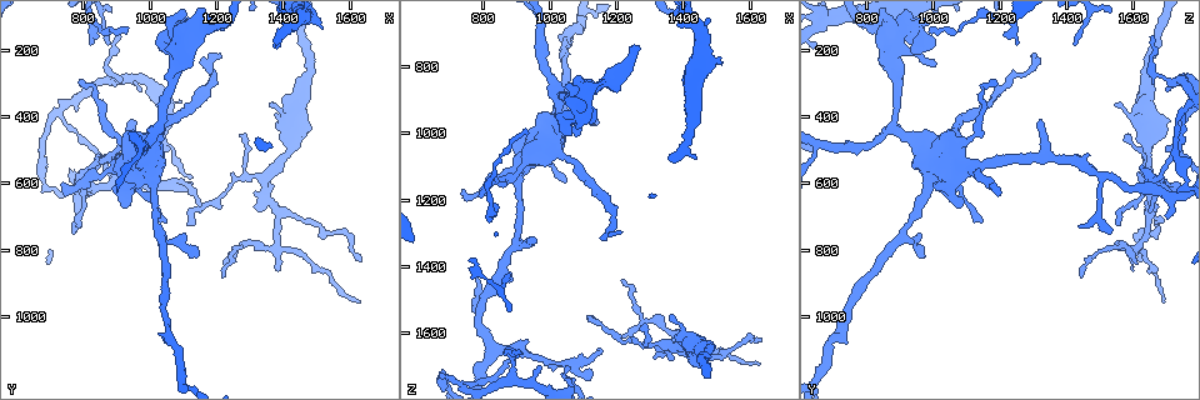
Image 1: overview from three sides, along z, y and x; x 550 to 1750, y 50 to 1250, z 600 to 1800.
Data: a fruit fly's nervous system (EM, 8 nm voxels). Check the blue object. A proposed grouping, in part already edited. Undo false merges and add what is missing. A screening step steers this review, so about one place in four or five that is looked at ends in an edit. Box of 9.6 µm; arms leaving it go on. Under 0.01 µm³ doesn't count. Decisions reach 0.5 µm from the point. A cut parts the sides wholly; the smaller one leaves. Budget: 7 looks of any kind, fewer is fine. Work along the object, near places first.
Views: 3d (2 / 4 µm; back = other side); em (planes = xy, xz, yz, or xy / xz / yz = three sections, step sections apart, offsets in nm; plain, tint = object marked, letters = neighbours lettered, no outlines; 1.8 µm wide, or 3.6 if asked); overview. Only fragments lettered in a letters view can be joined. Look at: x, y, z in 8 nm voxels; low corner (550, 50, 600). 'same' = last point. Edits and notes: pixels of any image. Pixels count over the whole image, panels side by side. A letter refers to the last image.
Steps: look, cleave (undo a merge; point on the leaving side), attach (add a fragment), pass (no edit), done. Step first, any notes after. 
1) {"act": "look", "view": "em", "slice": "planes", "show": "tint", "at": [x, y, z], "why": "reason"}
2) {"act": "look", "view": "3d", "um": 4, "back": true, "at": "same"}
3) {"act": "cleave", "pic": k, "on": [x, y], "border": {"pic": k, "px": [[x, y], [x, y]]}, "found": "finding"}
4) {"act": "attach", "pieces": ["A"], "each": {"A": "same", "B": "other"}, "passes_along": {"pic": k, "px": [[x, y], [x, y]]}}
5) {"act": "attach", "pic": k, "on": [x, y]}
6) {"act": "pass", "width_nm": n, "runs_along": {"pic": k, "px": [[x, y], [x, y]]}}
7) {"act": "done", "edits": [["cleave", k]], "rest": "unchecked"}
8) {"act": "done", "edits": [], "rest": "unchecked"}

{"act": "look", "view": "em", "slice": "planes", "show": "plain", "at": [820, 190, 1250], "why": "free end"}

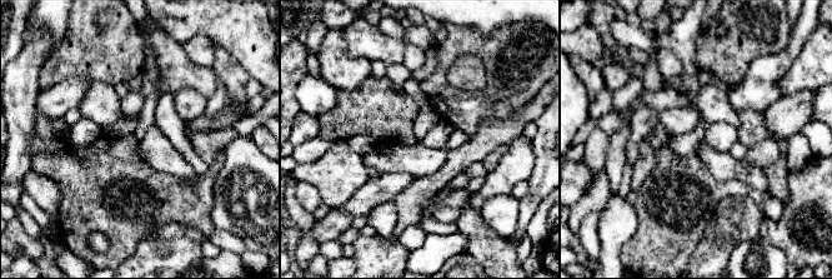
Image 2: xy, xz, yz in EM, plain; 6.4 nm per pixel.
{"act": "look", "view": "em", "slice": "planes", "show": "letters", "at": "same", "why": "what lies round it"}

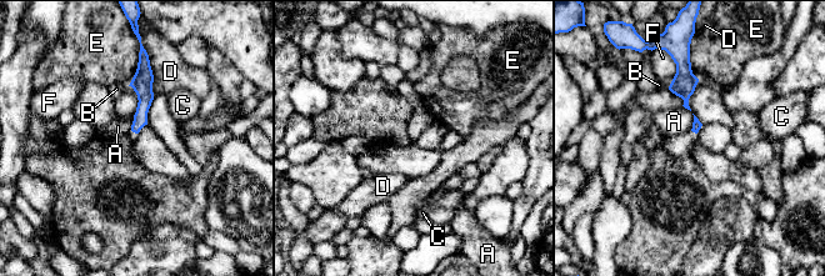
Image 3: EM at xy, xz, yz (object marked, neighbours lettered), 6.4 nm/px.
{"act": "pass", "each": {"A": "other", "B": "other", "C": "other", "D": "other", "E": "other", "F": "other"}, "border": {"pic": 3, "px": [[693, 114], [693, 128], [690, 130]]}, "found": "no lettered fragment goes on from it"}

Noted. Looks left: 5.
{"act": "look", "view": "3d", "um": 4, "at": [890, 560, 1110], "why": "three arms meet"}

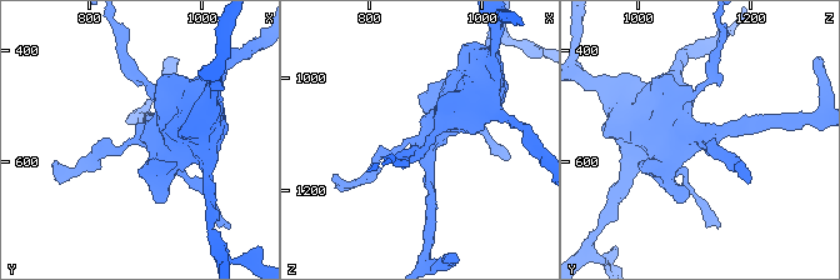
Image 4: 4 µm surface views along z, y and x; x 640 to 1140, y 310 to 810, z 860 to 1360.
{"act": "look", "view": "em", "um": 3.6, "slice": "xy", "step": 8, "show": "tint", "at": [885, 560, 1115], "why": "now the EM"}

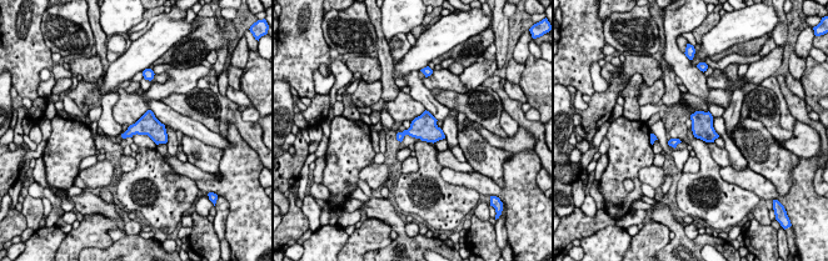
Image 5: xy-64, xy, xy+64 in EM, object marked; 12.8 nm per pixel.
{"act": "look", "view": "em", "um": 3.6, "slice": "xz", "step": 8, "show": "letters", "at": "same"}

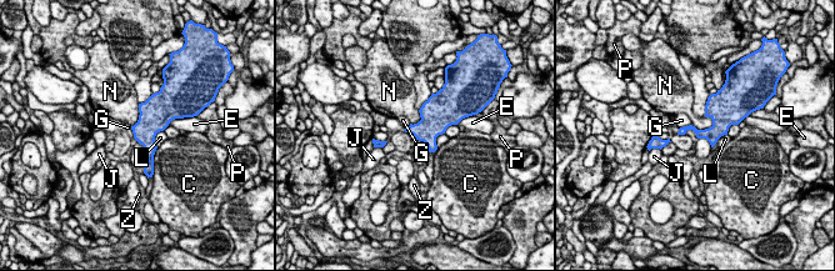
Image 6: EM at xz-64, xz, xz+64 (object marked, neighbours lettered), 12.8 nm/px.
{"act": "pass", "width_nm": 130, "each": {"C": "other", "E": "other", "G": "other", "J": "other", "L": "other", "N": "other", "P": "other", "Z": "other"}, "border": {"pic": 6, "px": [[130, 126], [134, 137]]}, "found": "continuous, no second neuron"}

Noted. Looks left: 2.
{"act": "done", "edits": [], "rest": "unchecked"}

